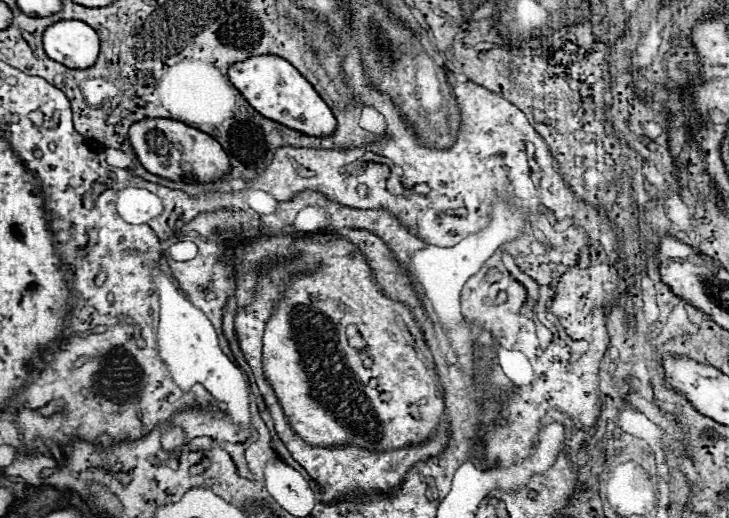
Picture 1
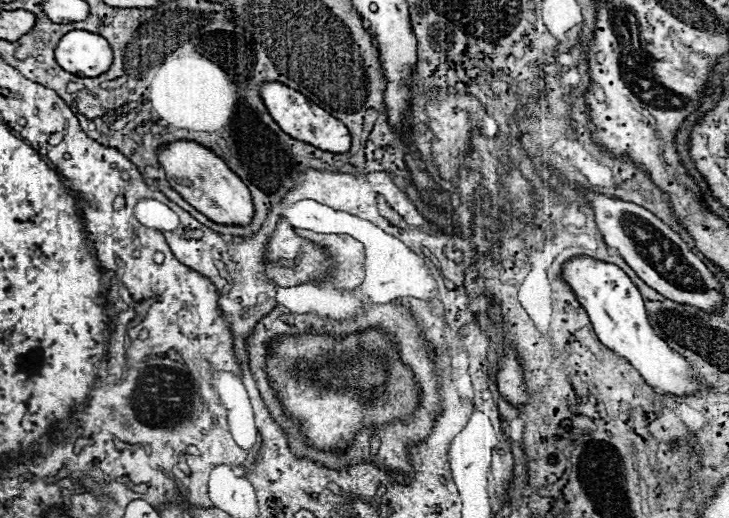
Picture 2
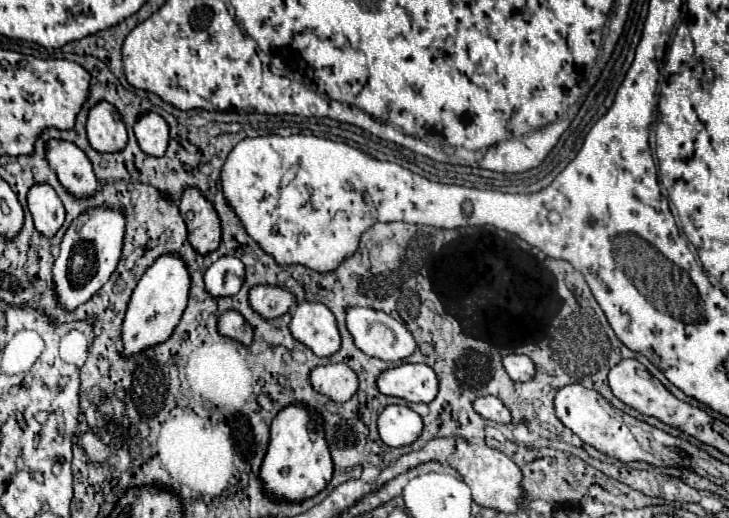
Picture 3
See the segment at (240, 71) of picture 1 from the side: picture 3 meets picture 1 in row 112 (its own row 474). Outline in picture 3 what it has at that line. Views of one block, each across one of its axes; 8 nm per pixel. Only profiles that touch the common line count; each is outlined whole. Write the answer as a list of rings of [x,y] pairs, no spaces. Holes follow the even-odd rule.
[[[290,404],[282,408],[272,420],[270,446],[260,470],[264,490],[278,500],[306,500],[328,486],[332,480],[332,470],[334,464],[320,418],[310,414],[304,404]]]

